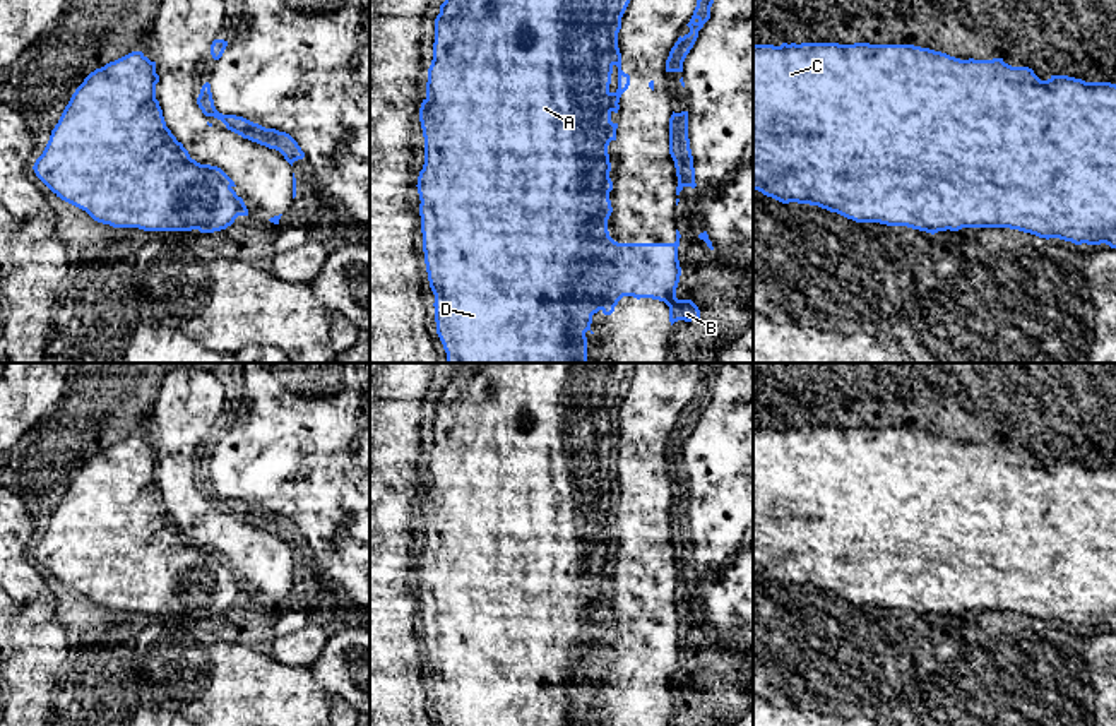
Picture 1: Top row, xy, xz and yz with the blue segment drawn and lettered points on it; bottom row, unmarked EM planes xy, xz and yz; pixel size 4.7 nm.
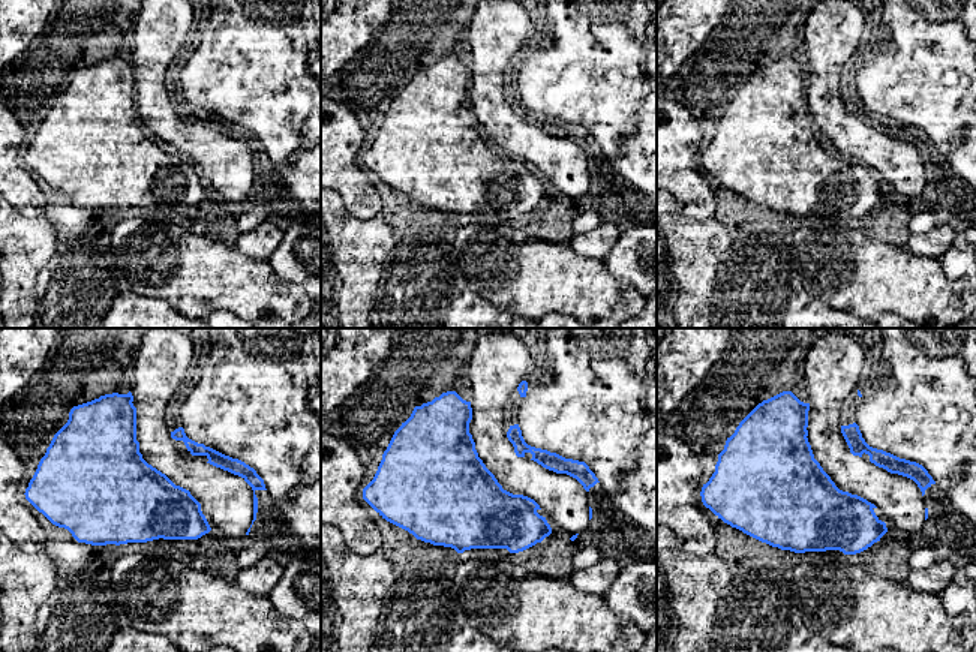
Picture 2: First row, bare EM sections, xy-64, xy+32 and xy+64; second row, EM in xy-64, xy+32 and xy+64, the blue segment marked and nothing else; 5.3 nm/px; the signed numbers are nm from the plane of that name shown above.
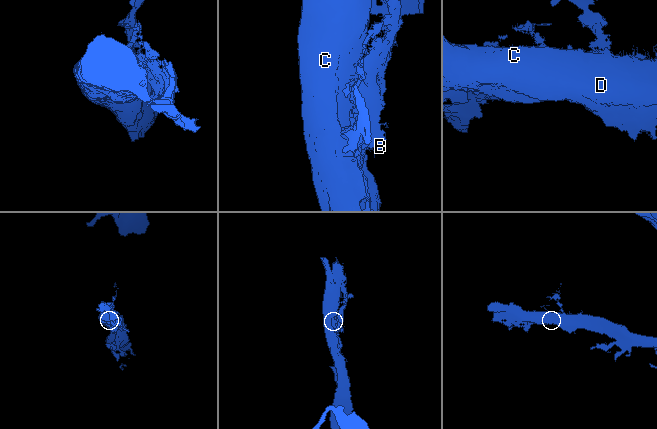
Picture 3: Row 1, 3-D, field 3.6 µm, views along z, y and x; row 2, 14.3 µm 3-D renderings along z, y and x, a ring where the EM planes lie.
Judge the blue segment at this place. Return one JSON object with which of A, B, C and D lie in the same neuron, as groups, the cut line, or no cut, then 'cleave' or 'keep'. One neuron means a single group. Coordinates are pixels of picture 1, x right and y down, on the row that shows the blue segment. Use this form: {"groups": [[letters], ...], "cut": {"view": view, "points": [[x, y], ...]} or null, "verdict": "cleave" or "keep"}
{"groups": [["A", "B", "C", "D"]], "cut": null, "verdict": "keep"}

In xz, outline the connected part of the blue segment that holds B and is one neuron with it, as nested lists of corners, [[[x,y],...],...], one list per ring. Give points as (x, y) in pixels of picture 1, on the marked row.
[[[445,0],[440,5],[440,14],[435,19],[435,43],[433,43],[433,60],[428,68],[426,98],[419,108],[419,122],[424,137],[424,164],[418,176],[418,193],[419,193],[419,216],[421,216],[421,233],[423,233],[423,252],[428,272],[430,288],[435,295],[435,322],[436,334],[447,353],[447,363],[587,363],[587,337],[585,332],[591,330],[592,315],[599,310],[604,315],[611,315],[614,306],[623,296],[652,298],[664,301],[669,306],[671,325],[678,320],[692,322],[700,318],[700,310],[692,300],[678,300],[676,288],[681,276],[681,267],[678,260],[680,231],[676,229],[674,243],[618,243],[609,236],[608,219],[613,212],[609,192],[613,190],[613,182],[609,178],[611,163],[608,154],[608,146],[616,140],[618,123],[611,122],[611,113],[618,113],[620,98],[630,86],[630,75],[621,70],[621,53],[618,48],[618,33],[621,29],[621,17],[628,7],[630,0]]]

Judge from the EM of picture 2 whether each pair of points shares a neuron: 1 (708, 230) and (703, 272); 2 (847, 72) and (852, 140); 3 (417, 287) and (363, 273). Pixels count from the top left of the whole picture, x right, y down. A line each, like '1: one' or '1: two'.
1: one
2: two
3: two

